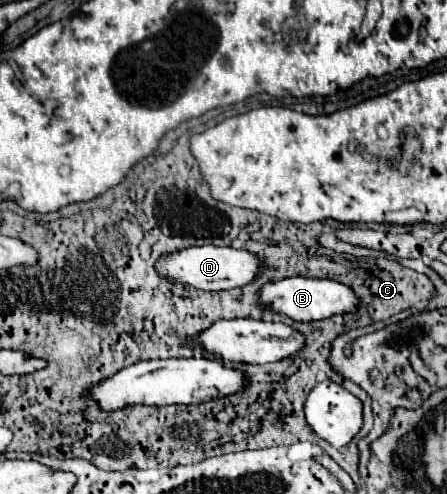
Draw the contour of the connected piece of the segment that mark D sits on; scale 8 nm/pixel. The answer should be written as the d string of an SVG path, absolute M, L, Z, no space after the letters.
M196 246L186 248L174 254L166 254L156 262L158 272L168 276L174 282L184 282L190 286L196 286L198 290L230 290L250 284L258 272L262 270L264 260L248 250L236 250L236 248L220 248L220 246Z

